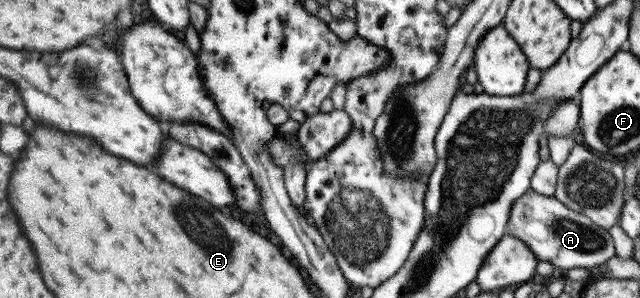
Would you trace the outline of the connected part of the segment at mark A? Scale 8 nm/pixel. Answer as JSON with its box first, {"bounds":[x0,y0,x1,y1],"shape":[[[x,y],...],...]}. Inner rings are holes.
{"bounds":[505,189,615,273],"shape":[[[530,189],[512,202],[505,228],[506,233],[526,244],[537,261],[551,263],[560,273],[572,268],[590,269],[615,255],[607,229],[568,209],[553,195],[543,196]]]}

